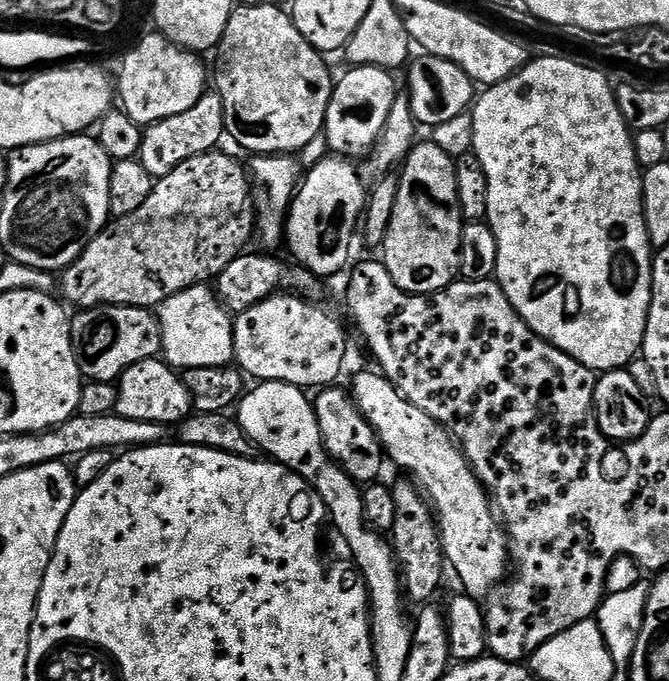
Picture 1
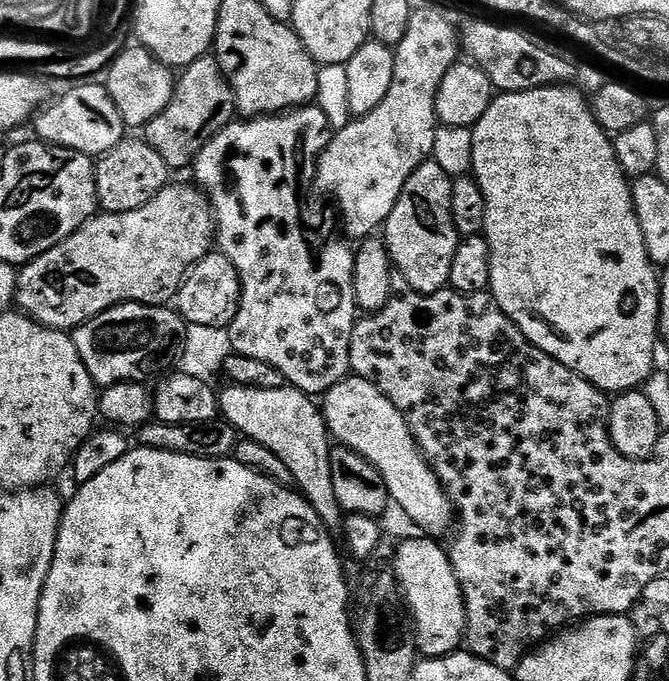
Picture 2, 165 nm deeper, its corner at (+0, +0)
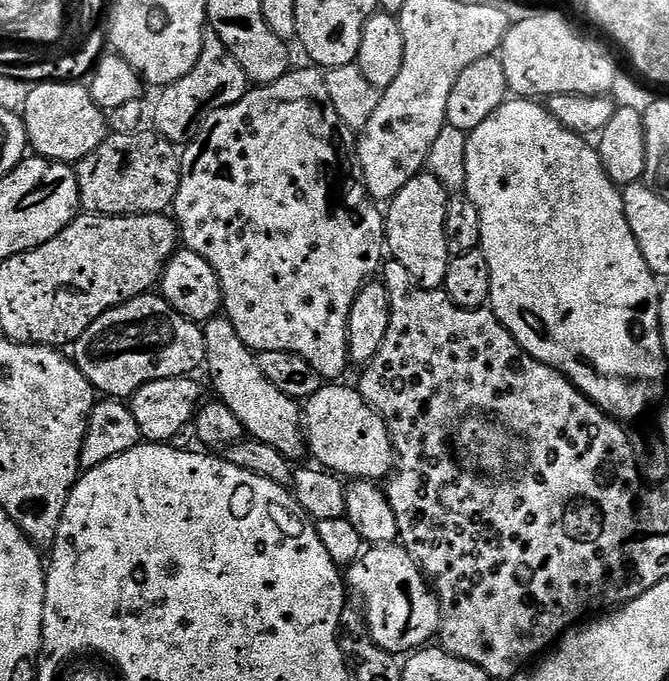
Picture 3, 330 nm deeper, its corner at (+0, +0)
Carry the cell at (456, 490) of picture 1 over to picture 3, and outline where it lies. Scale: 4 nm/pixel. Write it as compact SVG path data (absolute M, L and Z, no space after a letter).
M344 382L325 383L302 404L302 427L307 451L317 465L341 478L380 482L393 471L392 436L384 419L359 394Z

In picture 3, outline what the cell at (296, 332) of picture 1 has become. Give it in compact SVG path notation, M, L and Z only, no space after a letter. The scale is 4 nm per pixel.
M315 66L307 67L308 68L293 67L282 78L278 78L269 84L253 87L238 102L234 102L225 108L215 108L213 112L209 112L207 116L199 121L194 135L187 141L186 147L183 149L180 158L180 185L178 186L178 194L176 195L176 202L174 205L174 219L178 229L178 236L182 241L183 247L187 249L187 251L198 254L204 258L213 270L216 271L216 277L218 278L220 289L224 295L223 315L234 326L234 330L238 330L238 338L242 338L244 345L247 348L251 348L255 353L265 352L266 350L282 350L290 354L298 354L302 358L306 358L306 362L310 362L310 366L314 366L314 370L318 370L318 374L321 378L325 381L332 382L337 378L343 377L340 375L342 375L347 368L350 368L350 361L348 358L348 319L350 318L350 306L354 306L354 298L360 293L366 281L369 278L375 277L372 276L375 272L377 275L378 269L382 264L382 259L380 260L380 248L382 252L382 212L381 209L380 212L376 209L379 207L374 203L372 197L364 191L364 185L358 179L357 173L354 171L354 152L350 147L350 140L348 144L349 133L338 118L336 111L332 109L332 105L328 103L328 91L324 85L324 72Z

